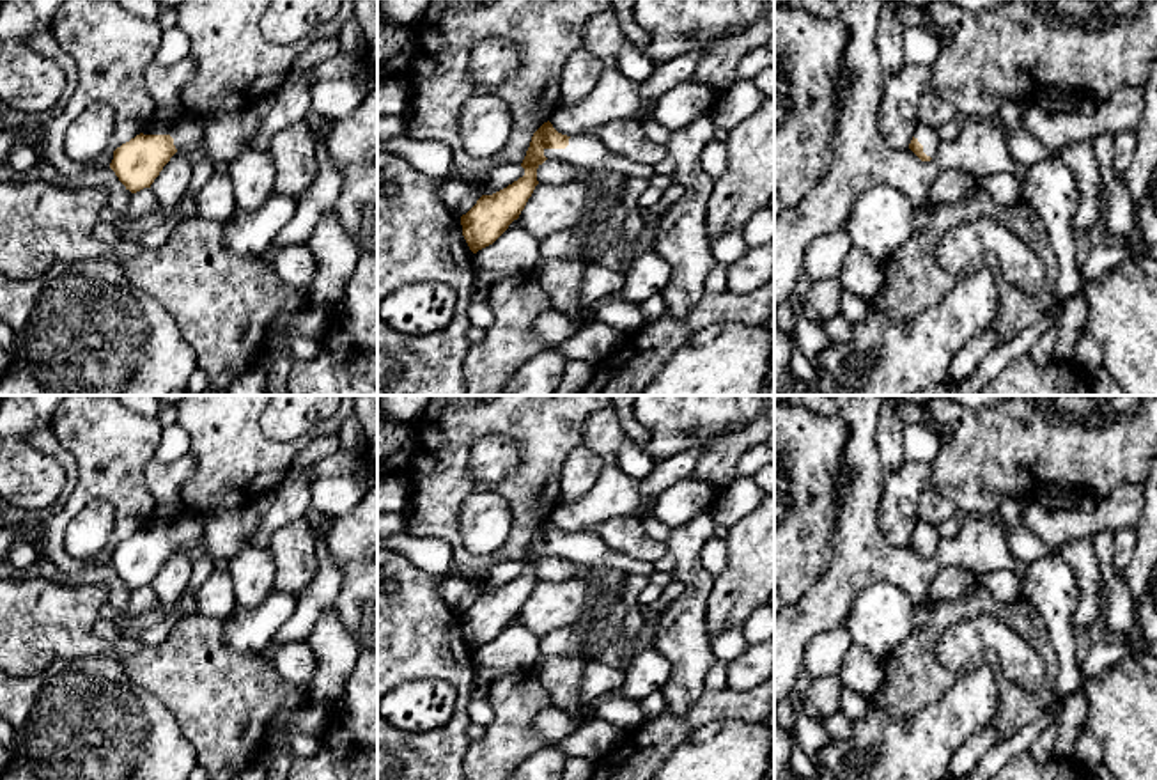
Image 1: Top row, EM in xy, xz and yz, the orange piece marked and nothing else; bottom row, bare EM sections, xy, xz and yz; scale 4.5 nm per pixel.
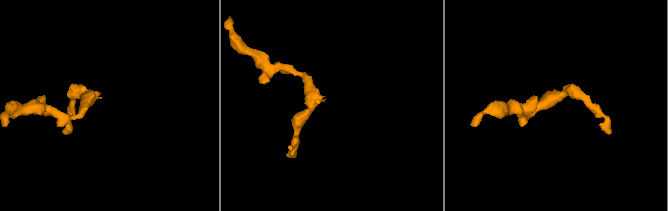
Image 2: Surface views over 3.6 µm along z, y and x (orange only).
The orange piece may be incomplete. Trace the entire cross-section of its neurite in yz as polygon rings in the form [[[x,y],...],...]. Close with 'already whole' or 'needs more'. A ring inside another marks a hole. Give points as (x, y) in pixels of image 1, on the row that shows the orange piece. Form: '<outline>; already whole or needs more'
[[[920,122],[918,128],[914,129],[914,136],[909,144],[909,149],[921,160],[921,161],[930,161],[941,145],[941,138],[936,128]]]; needs more

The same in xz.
[[[547,121],[532,136],[521,163],[524,176],[493,195],[482,195],[477,204],[461,216],[462,236],[473,254],[493,245],[509,225],[519,218],[539,184],[537,168],[546,160],[576,165],[586,174],[594,170],[613,170],[625,177],[641,177],[647,181],[657,174],[654,165],[643,165],[618,156],[590,133],[567,136],[558,133]]]; needs more

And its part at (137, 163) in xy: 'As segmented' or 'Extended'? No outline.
Extended

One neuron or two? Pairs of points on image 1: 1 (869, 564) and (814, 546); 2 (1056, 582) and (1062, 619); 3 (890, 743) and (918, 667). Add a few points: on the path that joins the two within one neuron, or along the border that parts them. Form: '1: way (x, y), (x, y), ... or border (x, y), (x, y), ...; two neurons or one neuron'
1: border (837, 511), (833, 557), (826, 571), (810, 587); two neurons
2: way (1056, 591), (1058, 610); one neuron
3: border (869, 699), (895, 718), (909, 718), (936, 701); two neurons

